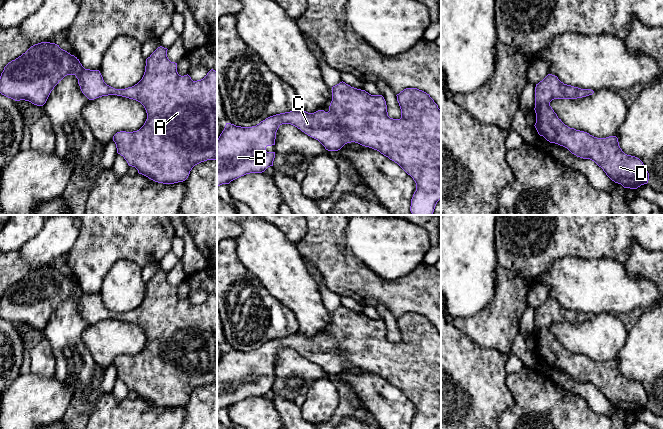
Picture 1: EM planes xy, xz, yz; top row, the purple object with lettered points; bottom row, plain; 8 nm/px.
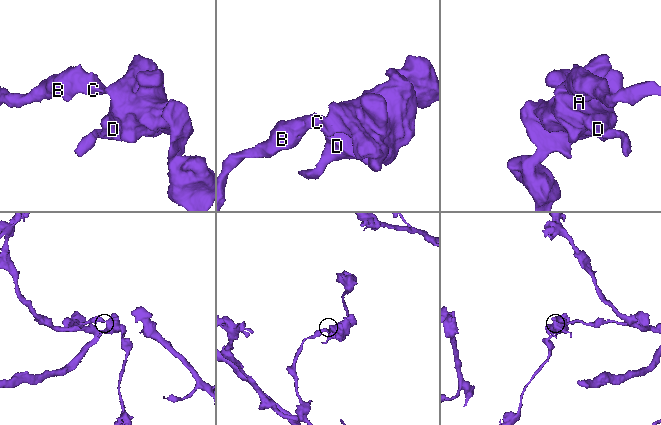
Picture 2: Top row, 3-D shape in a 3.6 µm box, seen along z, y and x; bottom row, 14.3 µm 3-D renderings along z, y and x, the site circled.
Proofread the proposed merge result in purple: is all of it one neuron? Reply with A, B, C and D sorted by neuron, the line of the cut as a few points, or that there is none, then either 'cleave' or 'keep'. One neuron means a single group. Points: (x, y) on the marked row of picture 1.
A B C D | no cut | keep

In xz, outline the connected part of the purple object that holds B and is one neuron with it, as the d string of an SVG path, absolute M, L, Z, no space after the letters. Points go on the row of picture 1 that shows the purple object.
M342 81L332 87L328 112L318 110L308 113L298 107L290 112L270 116L252 127L226 123L217 139L217 187L246 174L262 173L273 166L275 152L267 152L266 147L275 145L280 125L291 124L318 140L328 151L338 151L351 142L379 151L397 163L415 181L411 213L432 215L441 199L441 110L429 94L417 88L406 88L396 96L401 109L400 119L388 116L382 95L371 95Z

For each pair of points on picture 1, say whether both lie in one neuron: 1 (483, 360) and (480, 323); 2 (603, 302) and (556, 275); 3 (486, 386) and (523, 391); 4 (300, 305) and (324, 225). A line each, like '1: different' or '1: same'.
1: different
2: same
3: different
4: different

